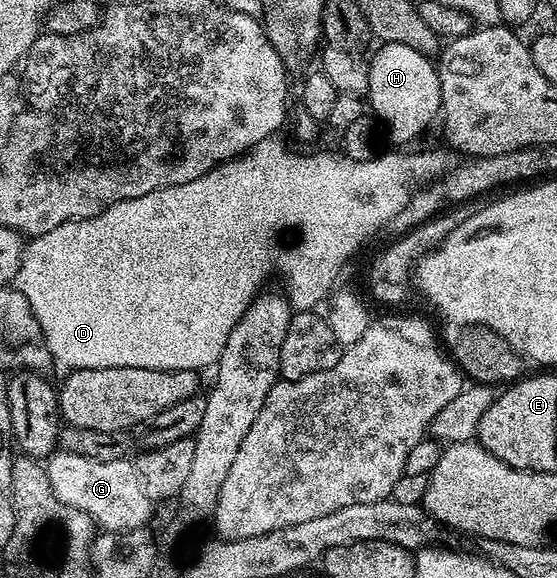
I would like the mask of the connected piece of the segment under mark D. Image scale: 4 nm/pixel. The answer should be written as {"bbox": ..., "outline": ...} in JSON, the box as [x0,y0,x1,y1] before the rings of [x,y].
{"bbox":[16,136,460,371],"outline":[[[277,136],[264,139],[260,143],[256,143],[250,149],[245,150],[242,156],[232,160],[226,161],[223,165],[218,165],[212,171],[208,171],[204,175],[200,175],[200,179],[192,179],[192,183],[180,183],[179,185],[173,185],[172,187],[164,187],[163,189],[157,189],[152,191],[148,195],[140,195],[136,199],[124,199],[118,201],[112,207],[108,207],[104,211],[100,211],[100,215],[95,217],[89,217],[88,219],[80,219],[79,221],[69,221],[64,223],[60,227],[52,227],[52,231],[48,231],[44,235],[33,238],[22,250],[22,262],[20,263],[20,271],[16,278],[16,288],[19,289],[24,295],[24,299],[28,299],[28,307],[32,307],[32,315],[36,315],[36,323],[40,323],[40,331],[44,335],[46,345],[50,348],[51,358],[55,362],[58,361],[62,365],[67,365],[67,370],[73,371],[76,369],[99,369],[100,367],[148,367],[149,369],[192,369],[195,371],[203,371],[215,364],[221,352],[224,351],[224,345],[228,340],[228,335],[231,334],[232,329],[236,327],[236,323],[255,298],[263,292],[264,286],[262,284],[266,281],[266,276],[269,275],[273,269],[278,269],[278,273],[282,276],[282,281],[286,284],[284,289],[285,296],[288,298],[289,303],[295,310],[298,311],[314,311],[319,307],[318,304],[322,300],[331,296],[332,290],[335,288],[334,280],[338,277],[338,268],[341,267],[342,261],[346,261],[354,252],[357,251],[358,245],[362,245],[369,239],[373,233],[377,234],[383,227],[384,223],[388,223],[388,219],[392,219],[392,215],[396,215],[396,211],[400,211],[400,207],[404,207],[404,203],[408,203],[408,199],[413,193],[418,192],[420,187],[425,187],[438,180],[439,177],[444,176],[446,173],[451,172],[460,165],[460,157],[455,150],[449,147],[441,147],[442,149],[434,149],[431,153],[402,153],[406,151],[394,151],[398,153],[386,153],[377,155],[371,161],[368,162],[356,162],[355,159],[350,159],[343,155],[341,152],[337,153],[293,153],[284,142],[278,141]]]}

